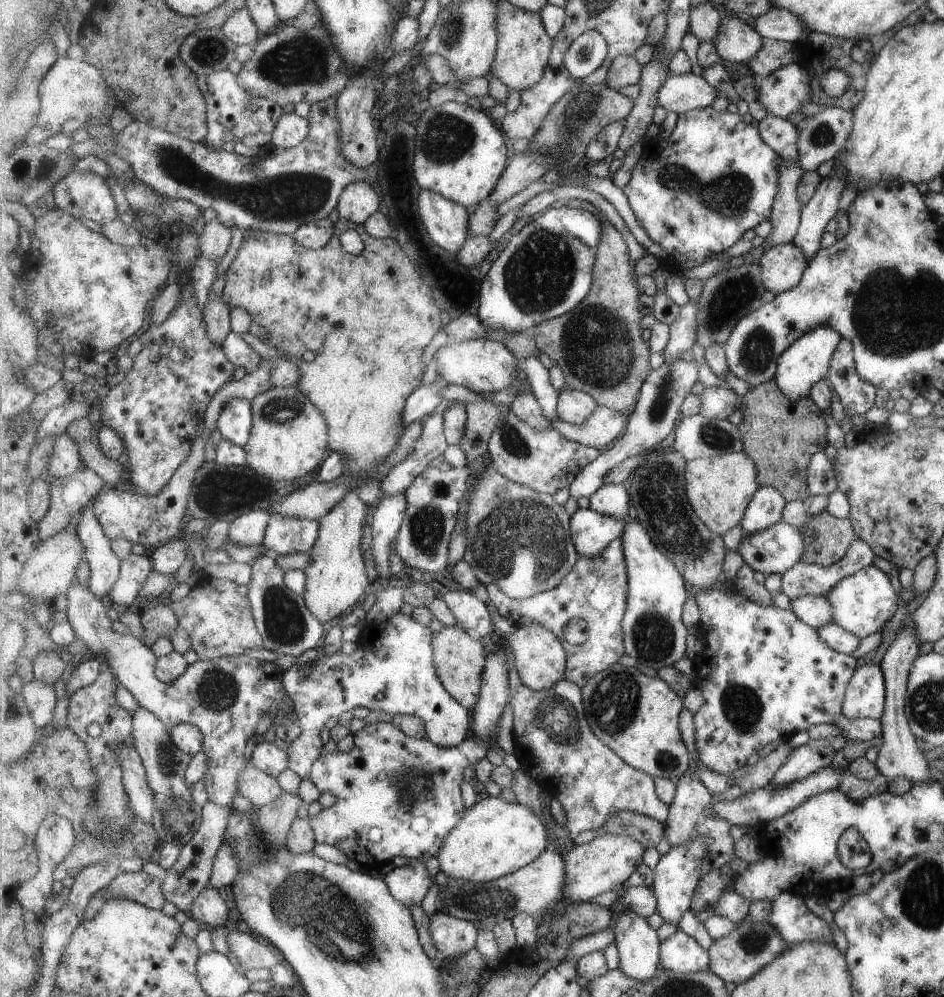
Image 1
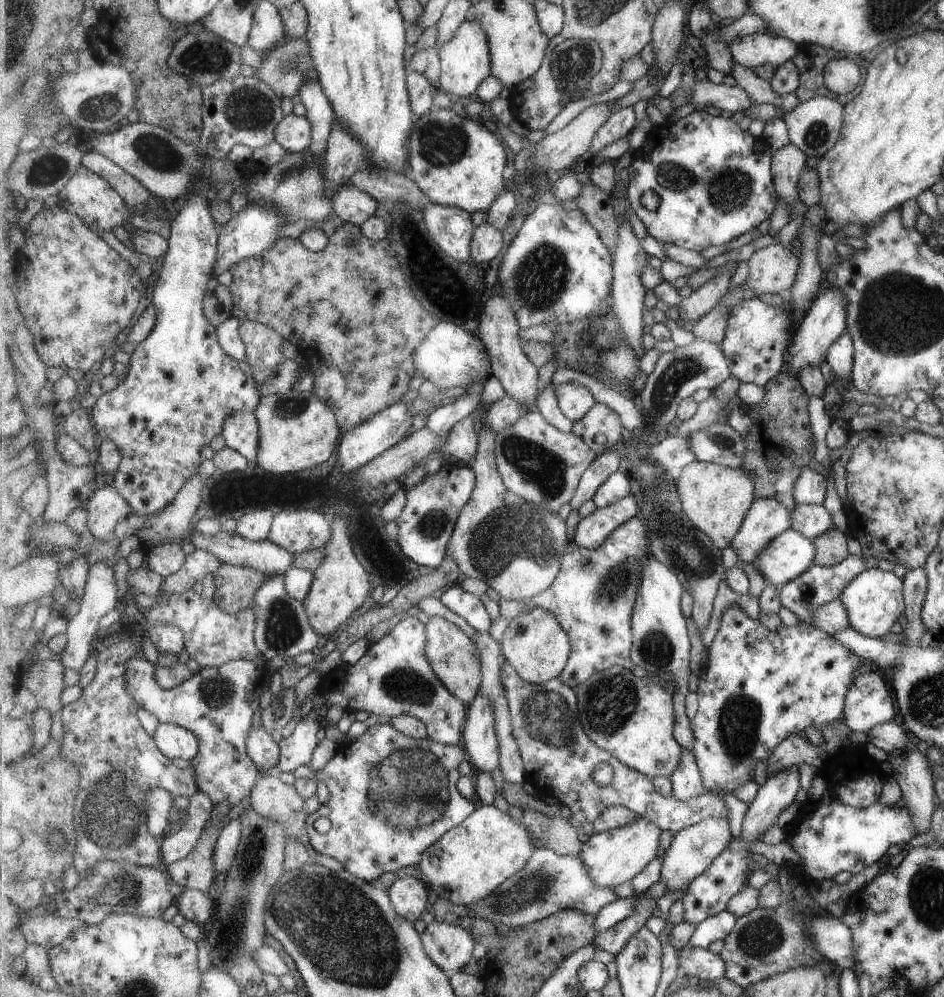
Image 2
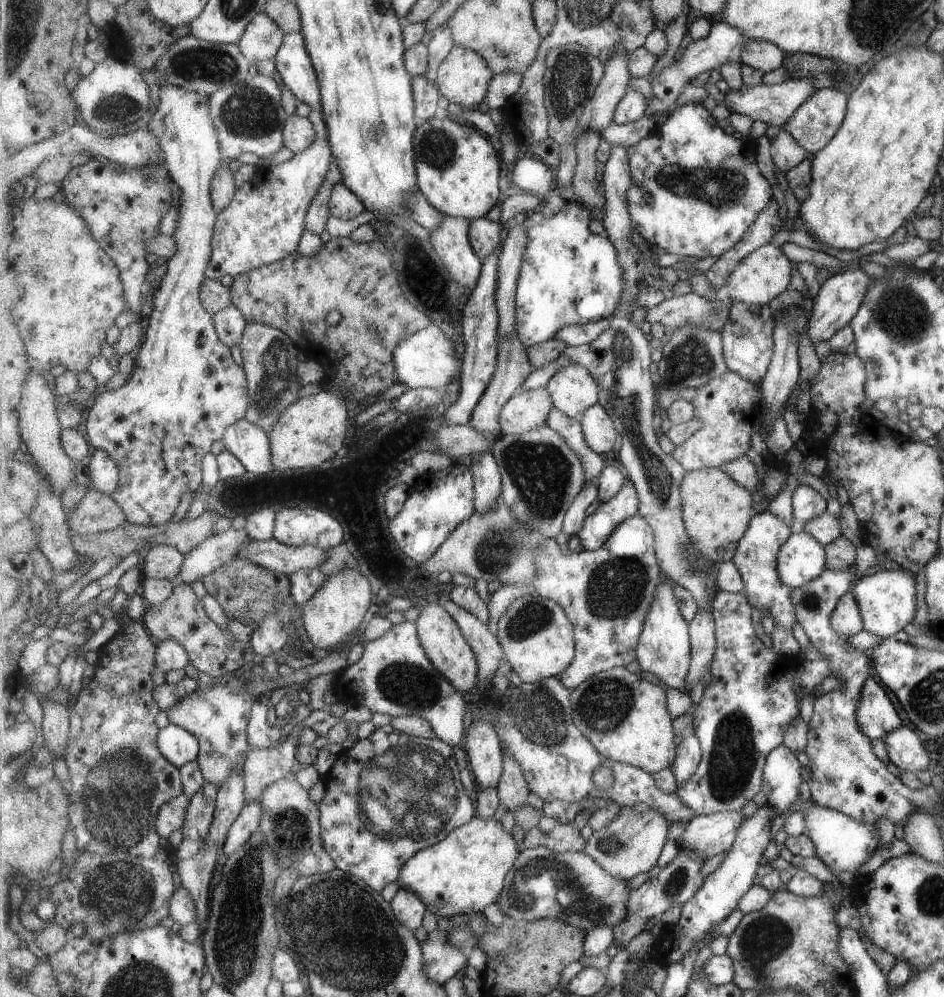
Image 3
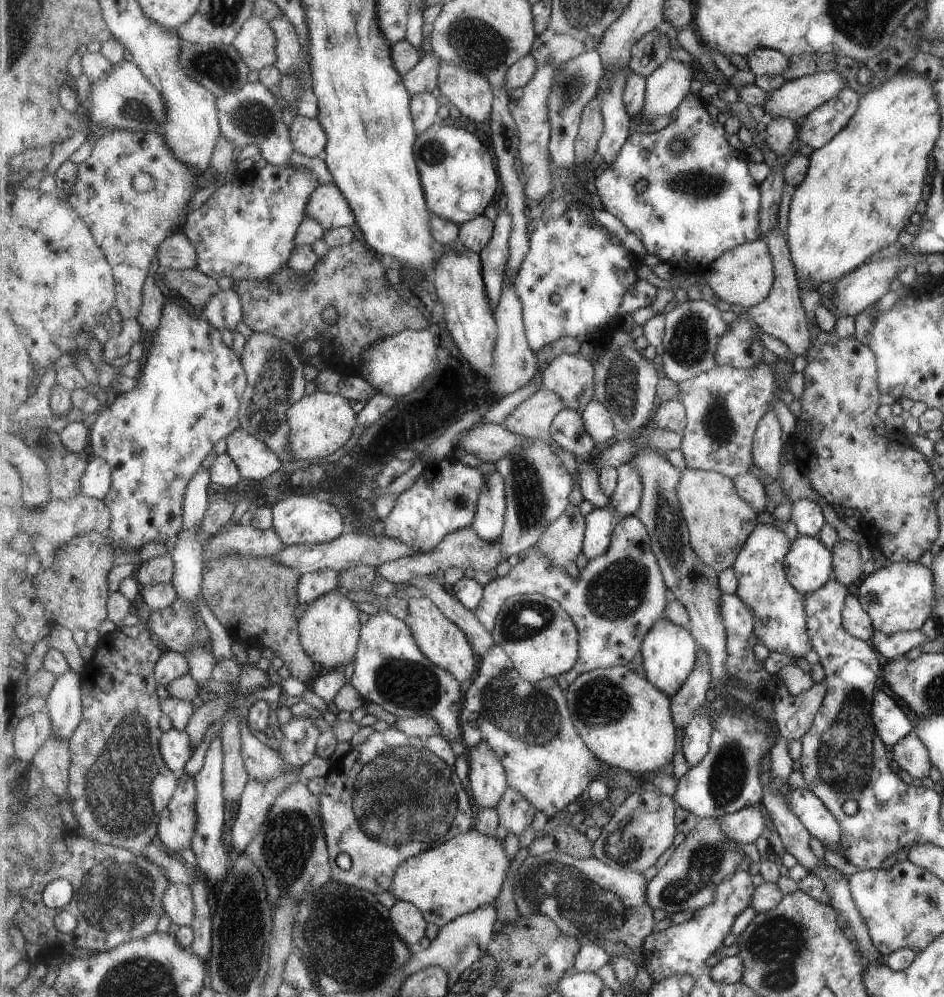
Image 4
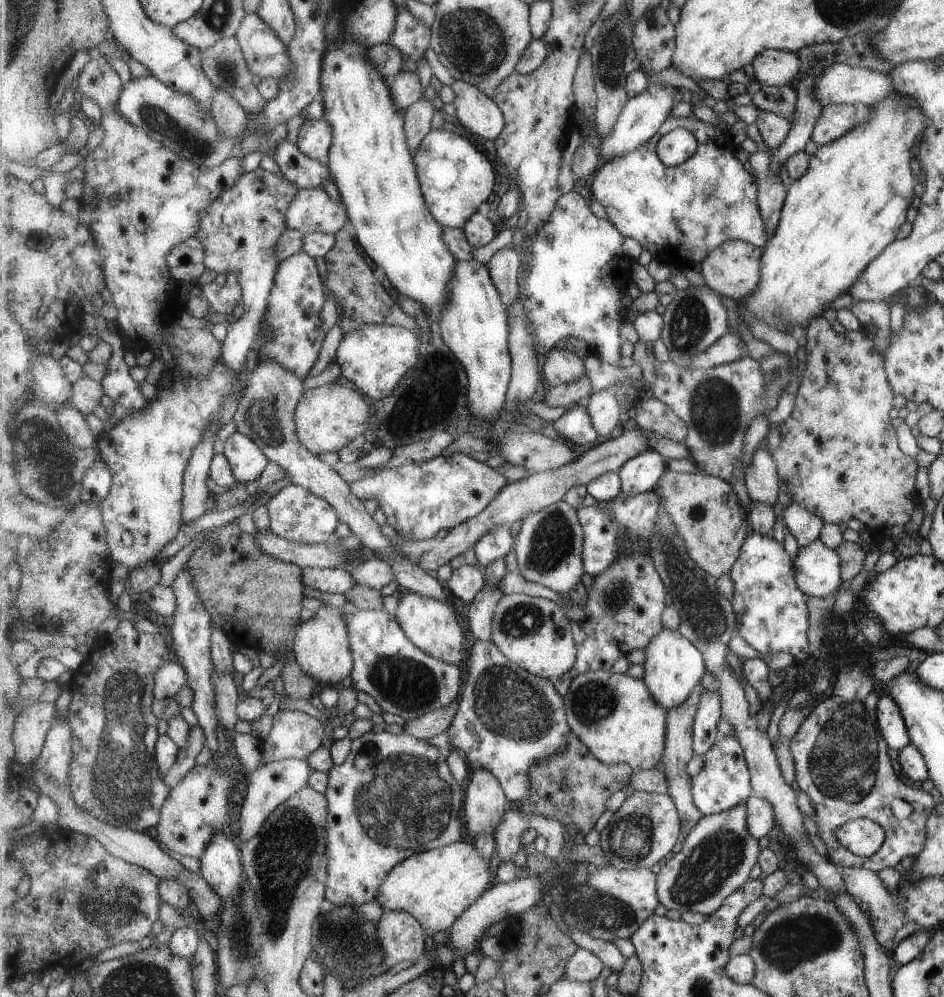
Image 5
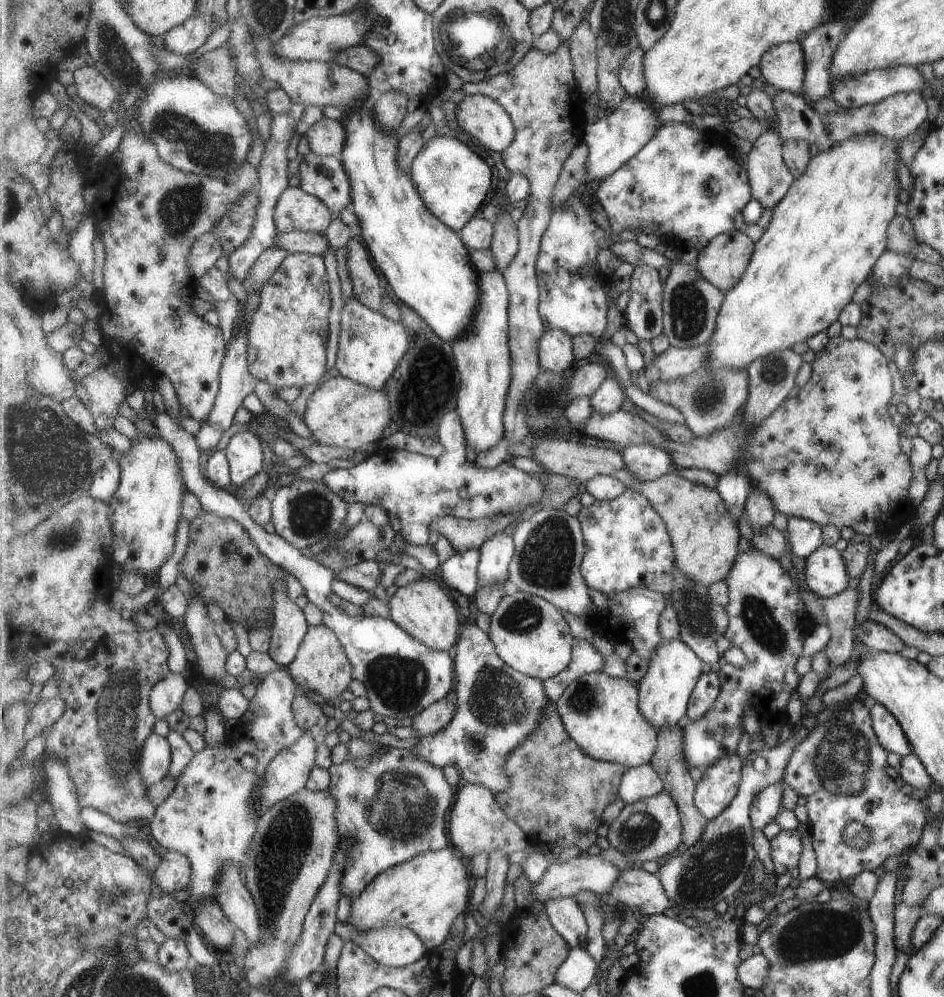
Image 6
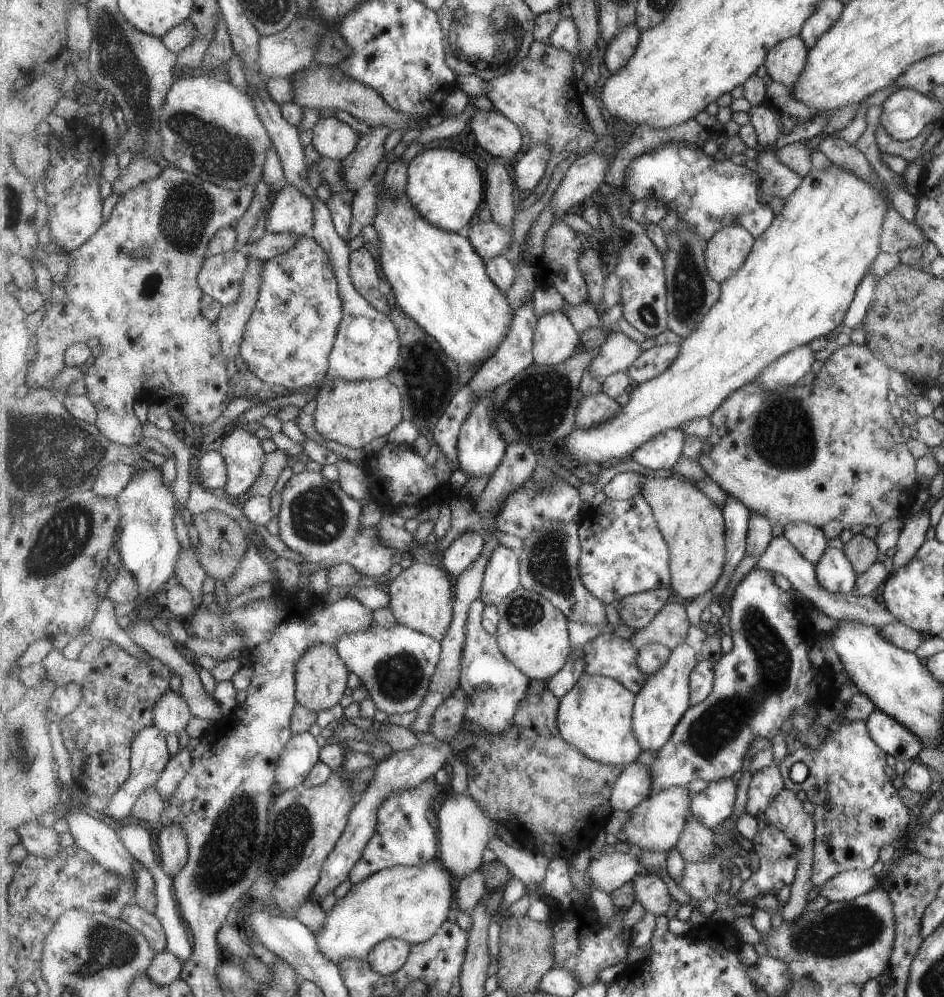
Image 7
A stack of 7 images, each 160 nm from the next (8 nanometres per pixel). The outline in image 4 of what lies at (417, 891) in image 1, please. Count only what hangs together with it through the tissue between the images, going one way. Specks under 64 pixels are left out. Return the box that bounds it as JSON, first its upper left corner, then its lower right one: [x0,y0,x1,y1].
[389,899,427,949]

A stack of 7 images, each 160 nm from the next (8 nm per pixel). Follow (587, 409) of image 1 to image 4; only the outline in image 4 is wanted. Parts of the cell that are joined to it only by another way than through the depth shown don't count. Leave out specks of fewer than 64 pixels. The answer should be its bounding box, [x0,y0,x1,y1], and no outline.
[539,353,596,412]

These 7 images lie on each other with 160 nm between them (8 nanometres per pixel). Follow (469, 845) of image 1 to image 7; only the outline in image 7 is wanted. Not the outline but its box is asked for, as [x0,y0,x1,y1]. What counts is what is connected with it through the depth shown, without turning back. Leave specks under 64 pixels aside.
[314,860,455,964]

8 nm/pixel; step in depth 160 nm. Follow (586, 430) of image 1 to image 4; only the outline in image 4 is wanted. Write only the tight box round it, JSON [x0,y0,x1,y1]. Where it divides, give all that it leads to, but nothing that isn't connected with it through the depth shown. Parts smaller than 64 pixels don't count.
[581,399,616,447]

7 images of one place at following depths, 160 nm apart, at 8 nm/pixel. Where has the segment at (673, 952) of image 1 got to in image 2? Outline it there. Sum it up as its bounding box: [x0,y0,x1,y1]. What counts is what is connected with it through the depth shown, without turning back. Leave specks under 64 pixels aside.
[677,944,727,981]

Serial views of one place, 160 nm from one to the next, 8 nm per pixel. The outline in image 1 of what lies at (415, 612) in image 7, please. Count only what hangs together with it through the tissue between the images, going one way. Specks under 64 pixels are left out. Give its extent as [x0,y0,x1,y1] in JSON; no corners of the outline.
[433,626,488,710]

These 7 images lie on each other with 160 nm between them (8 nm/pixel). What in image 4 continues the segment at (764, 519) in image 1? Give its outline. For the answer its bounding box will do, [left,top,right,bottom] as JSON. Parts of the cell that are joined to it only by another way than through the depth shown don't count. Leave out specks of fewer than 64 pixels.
[733,521,812,658]

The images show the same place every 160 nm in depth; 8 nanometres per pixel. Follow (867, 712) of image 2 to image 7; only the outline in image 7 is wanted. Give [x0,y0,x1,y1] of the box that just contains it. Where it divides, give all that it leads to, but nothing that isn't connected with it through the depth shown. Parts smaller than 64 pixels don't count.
[864,709,923,763]

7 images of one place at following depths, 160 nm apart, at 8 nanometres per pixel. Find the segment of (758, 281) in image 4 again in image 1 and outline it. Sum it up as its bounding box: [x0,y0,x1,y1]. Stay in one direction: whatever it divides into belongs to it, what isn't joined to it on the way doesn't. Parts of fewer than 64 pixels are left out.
[759,243,807,295]

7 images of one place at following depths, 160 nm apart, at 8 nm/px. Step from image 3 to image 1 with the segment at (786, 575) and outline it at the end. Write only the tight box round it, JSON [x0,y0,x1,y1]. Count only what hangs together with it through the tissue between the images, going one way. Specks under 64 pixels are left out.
[739,520,803,576]

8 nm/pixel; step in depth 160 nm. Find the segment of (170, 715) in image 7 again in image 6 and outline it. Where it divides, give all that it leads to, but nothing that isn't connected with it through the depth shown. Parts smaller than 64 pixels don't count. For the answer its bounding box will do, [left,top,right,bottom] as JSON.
[150,671,189,720]

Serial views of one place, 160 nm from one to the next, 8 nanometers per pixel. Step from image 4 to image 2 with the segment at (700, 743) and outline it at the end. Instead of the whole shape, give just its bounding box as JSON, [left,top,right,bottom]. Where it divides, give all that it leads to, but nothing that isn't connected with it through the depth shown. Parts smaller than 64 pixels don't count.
[671,749,706,801]

